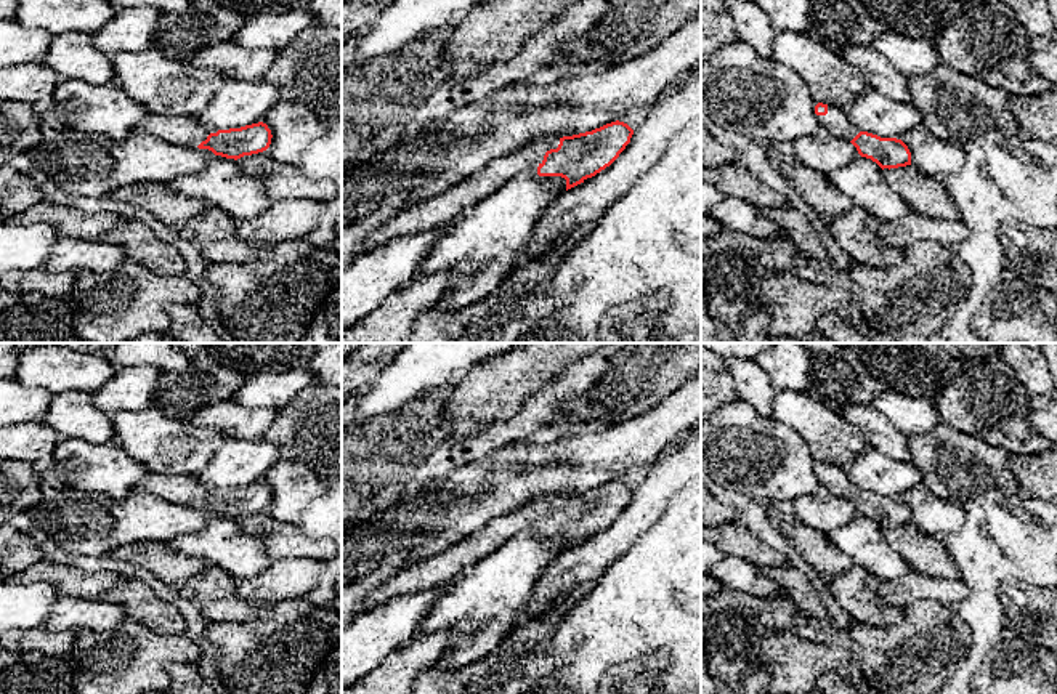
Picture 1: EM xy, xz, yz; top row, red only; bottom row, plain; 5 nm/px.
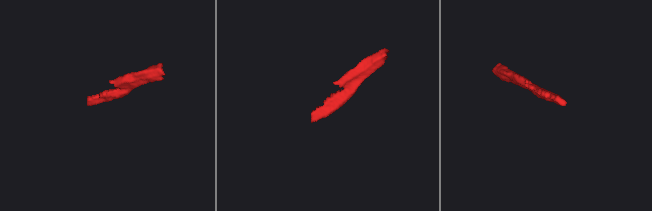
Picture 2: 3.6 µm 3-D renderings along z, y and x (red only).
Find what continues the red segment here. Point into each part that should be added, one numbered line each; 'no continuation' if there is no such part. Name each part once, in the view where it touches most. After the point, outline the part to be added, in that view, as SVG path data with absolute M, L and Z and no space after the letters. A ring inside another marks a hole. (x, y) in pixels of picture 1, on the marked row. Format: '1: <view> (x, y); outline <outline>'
1: xz (461, 197); outline M553 135L534 139L512 154L492 160L488 167L467 176L462 183L454 184L448 191L403 210L369 236L356 256L401 236L415 234L423 228L443 226L496 194L512 178L521 173L537 173L537 167L542 163L545 152L557 149L560 138L560 135Z

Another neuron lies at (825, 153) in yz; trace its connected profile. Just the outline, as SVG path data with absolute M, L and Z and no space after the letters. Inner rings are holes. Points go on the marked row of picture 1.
M820 127L815 135L796 139L792 151L800 163L824 175L860 157L857 147L850 141L834 136L823 127Z

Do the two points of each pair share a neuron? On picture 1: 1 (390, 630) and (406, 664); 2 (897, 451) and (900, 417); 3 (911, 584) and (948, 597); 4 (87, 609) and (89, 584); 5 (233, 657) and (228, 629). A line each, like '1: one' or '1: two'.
1: two
2: two
3: one
4: two
5: one

